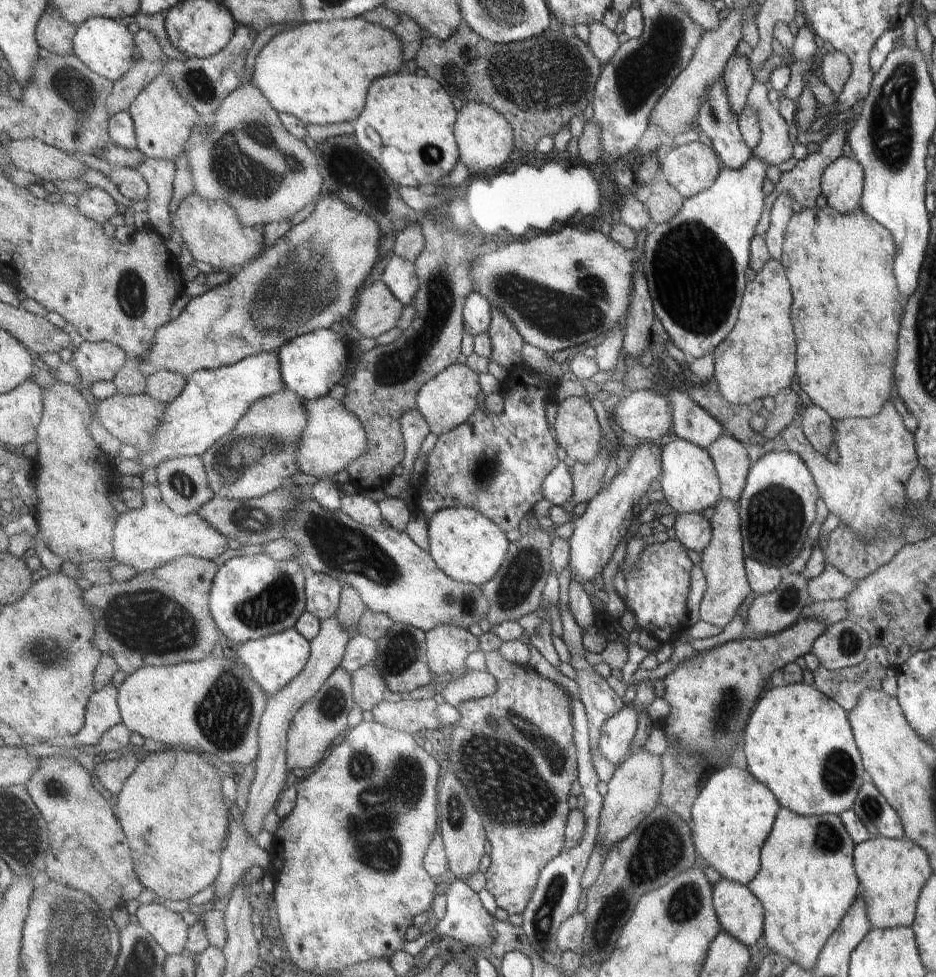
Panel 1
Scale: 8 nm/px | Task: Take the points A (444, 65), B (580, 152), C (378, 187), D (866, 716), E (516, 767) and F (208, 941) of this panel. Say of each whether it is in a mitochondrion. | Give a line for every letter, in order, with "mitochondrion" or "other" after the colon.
A: mitochondrion
B: other
C: other
D: other
E: mitochondrion
F: other

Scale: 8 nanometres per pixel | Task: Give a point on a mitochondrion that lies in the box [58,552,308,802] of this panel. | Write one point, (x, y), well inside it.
(150, 622)

